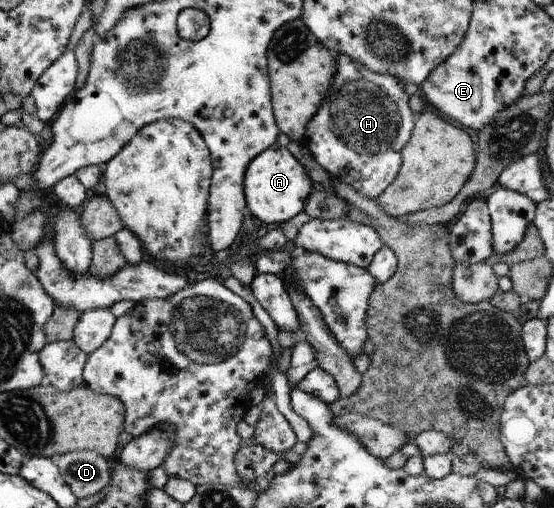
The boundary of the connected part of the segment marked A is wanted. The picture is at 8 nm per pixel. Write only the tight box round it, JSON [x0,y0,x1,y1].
[245,145,314,224]

